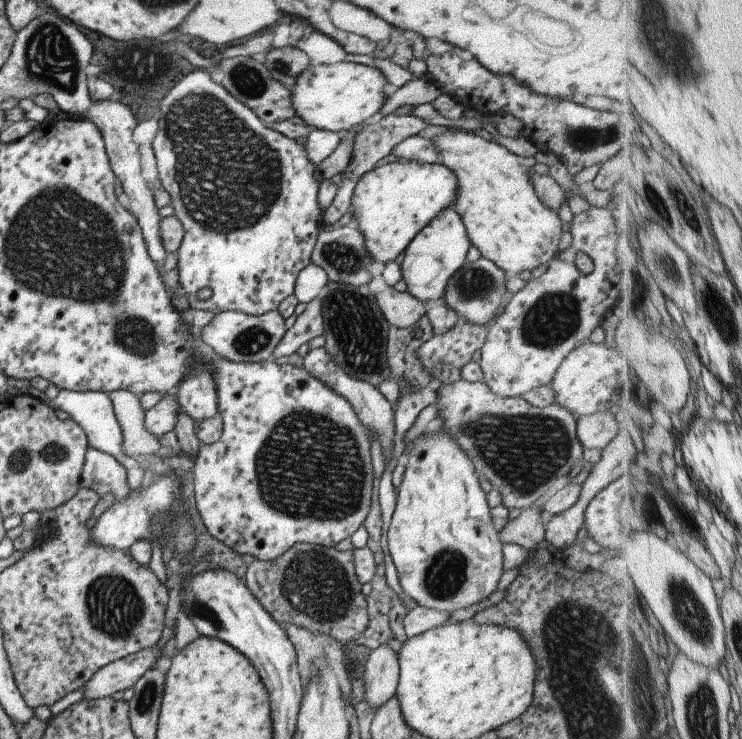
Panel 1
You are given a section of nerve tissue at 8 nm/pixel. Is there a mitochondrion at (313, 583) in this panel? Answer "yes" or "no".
yes

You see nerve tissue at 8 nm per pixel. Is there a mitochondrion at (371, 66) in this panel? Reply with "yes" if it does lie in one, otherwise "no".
no

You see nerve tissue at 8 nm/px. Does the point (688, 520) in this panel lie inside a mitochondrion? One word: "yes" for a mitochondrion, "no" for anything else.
no

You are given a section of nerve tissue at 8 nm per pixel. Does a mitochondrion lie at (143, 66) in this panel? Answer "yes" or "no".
yes

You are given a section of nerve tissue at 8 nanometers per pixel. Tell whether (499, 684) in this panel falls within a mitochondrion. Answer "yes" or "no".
no

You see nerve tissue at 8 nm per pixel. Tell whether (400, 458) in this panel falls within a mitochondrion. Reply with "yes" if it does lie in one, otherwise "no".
no

